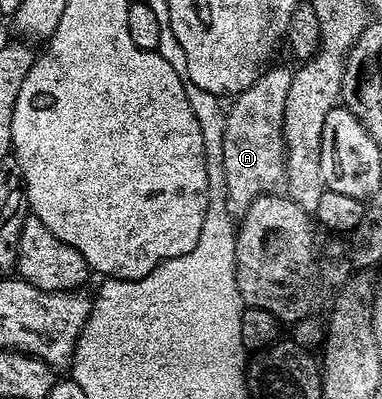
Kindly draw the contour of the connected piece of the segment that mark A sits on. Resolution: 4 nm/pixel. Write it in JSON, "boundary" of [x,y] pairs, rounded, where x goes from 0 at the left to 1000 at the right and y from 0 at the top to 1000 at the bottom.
{"boundary":[[[702,165],[668,208],[618,236],[592,271],[584,411],[594,466],[594,526],[634,534],[675,489],[717,481],[743,456],[746,353],[741,286],[764,170]]]}

